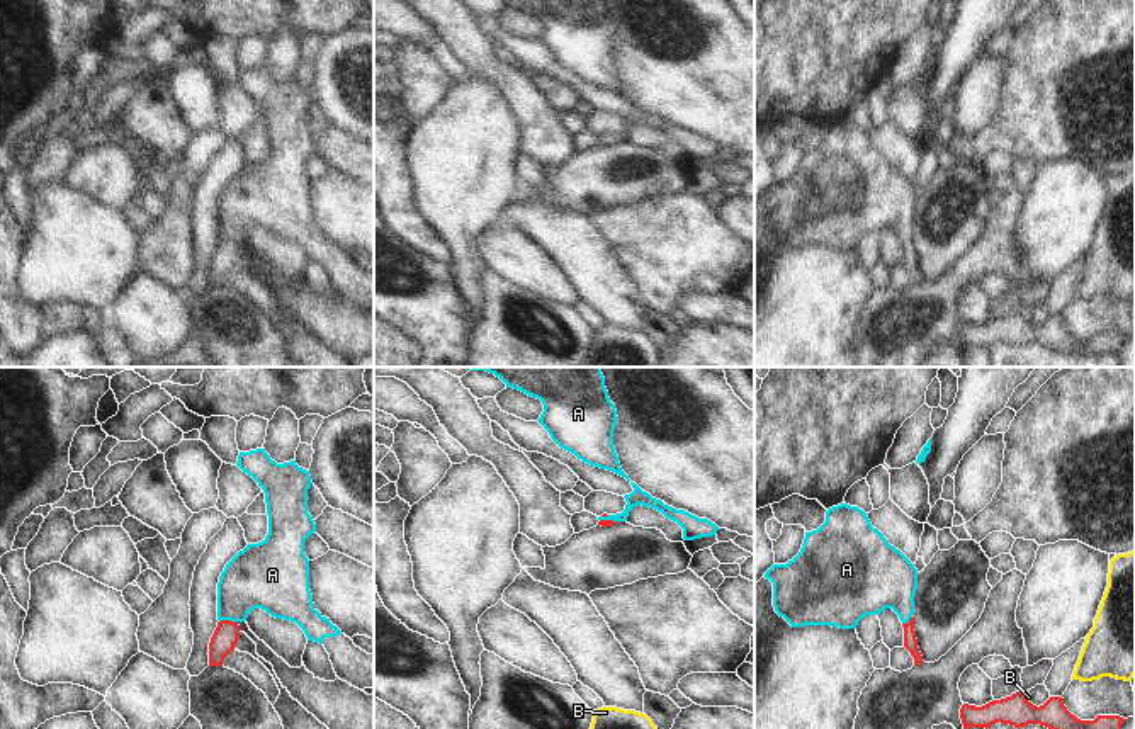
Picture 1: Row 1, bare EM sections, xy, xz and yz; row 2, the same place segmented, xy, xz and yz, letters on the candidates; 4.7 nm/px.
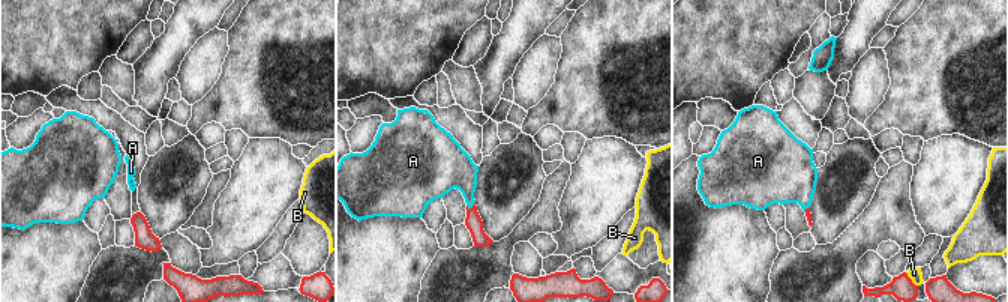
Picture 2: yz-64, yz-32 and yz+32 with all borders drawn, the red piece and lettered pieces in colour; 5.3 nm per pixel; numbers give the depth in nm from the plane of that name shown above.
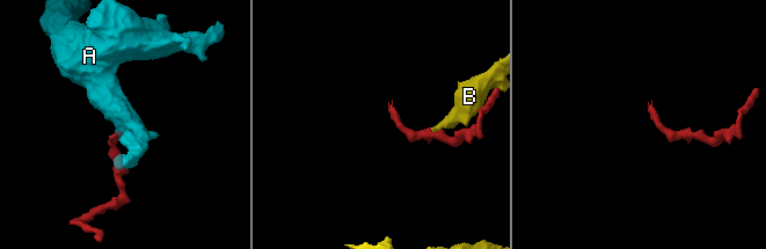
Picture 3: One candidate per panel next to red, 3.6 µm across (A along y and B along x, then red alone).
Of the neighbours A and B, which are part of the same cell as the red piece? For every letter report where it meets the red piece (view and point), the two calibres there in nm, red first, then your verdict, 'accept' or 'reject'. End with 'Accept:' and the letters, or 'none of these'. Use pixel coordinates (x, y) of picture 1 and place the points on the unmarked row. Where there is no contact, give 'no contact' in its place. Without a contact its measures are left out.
A: contact xy (228, 240); calibres 120 and 300 nm; accept
B: contact yz (1025, 316); calibres 150 and 30 nm; reject
Accept: A

